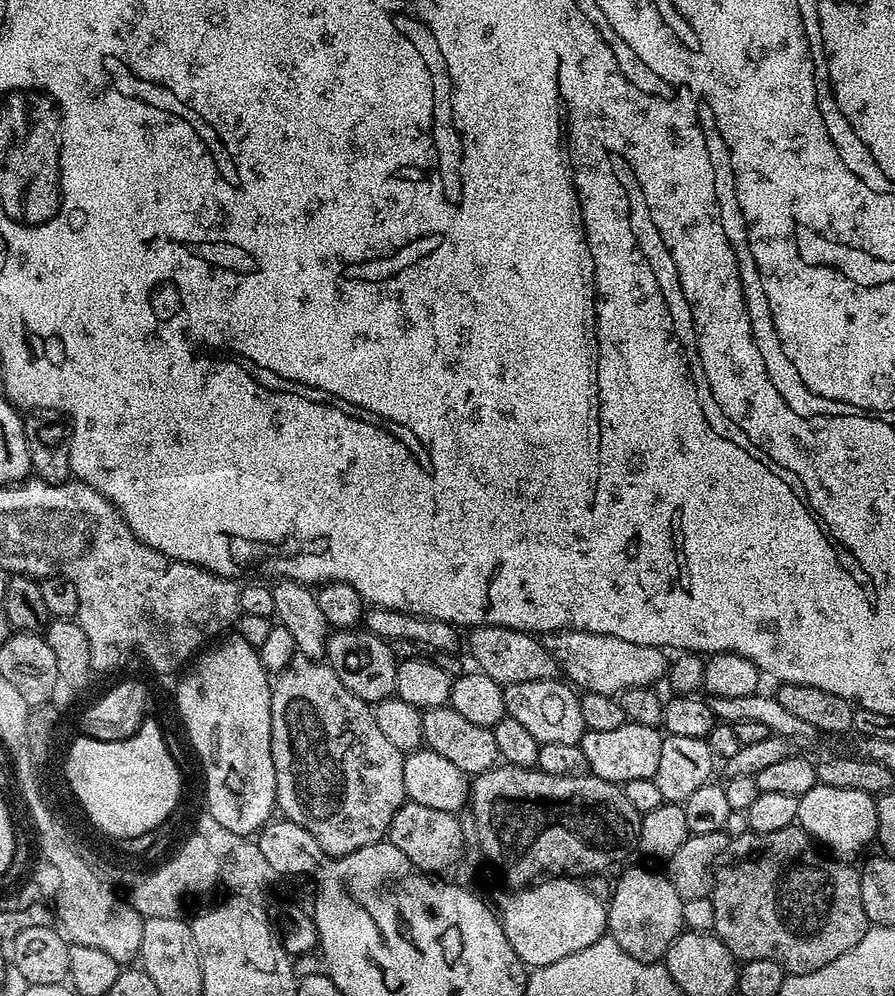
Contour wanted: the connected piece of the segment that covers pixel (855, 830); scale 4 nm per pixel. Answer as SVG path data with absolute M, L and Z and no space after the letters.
M816 783L810 790L806 790L806 794L800 796L796 824L811 834L812 839L825 849L841 857L852 858L848 856L862 851L868 843L876 840L876 801L862 790L841 790L838 786Z

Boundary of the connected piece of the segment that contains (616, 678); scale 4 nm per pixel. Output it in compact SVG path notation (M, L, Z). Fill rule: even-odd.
M573 628L549 632L543 637L542 643L546 650L550 650L563 679L581 693L616 696L632 687L646 688L655 685L655 680L665 679L670 663L669 657L664 657L667 656L665 649L642 646L638 642L626 642L626 638L614 638Z

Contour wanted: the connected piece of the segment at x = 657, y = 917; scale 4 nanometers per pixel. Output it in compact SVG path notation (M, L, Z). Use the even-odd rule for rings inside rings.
M628 868L620 876L616 889L612 892L612 901L607 901L608 931L630 958L638 958L638 962L654 964L663 961L680 933L685 931L682 918L684 901L674 890L663 871L655 872L652 868Z

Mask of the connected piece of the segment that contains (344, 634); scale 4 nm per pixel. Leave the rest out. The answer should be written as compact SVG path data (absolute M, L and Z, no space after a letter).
M363 627L341 628L328 637L326 662L338 674L342 686L370 706L389 699L396 691L396 665L398 656L392 653L393 645L381 636L365 630Z

